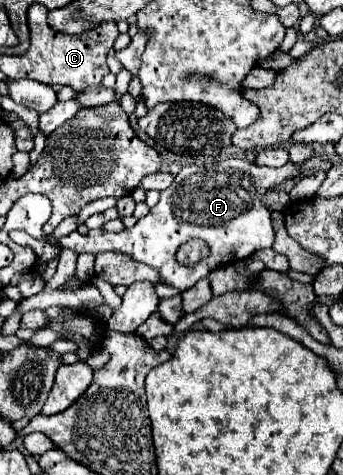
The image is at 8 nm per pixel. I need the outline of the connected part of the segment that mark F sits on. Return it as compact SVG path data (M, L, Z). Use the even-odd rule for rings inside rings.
M237 157L213 163L209 167L189 165L179 171L169 189L161 191L159 203L143 219L139 219L135 227L123 229L119 233L89 229L87 235L81 235L79 231L73 231L67 237L57 239L55 245L59 245L61 249L71 249L77 255L97 255L105 251L123 253L137 263L153 267L159 273L163 285L187 291L209 271L227 265L229 261L243 261L255 251L273 245L275 235L271 225L271 211L261 203L261 197L269 189L295 179L303 169L303 163L285 163L279 169L259 167L255 163L249 163L245 167L245 159ZM191 239L205 241L209 245L209 257L201 259L195 265L181 265L175 259L175 253L183 243Z

